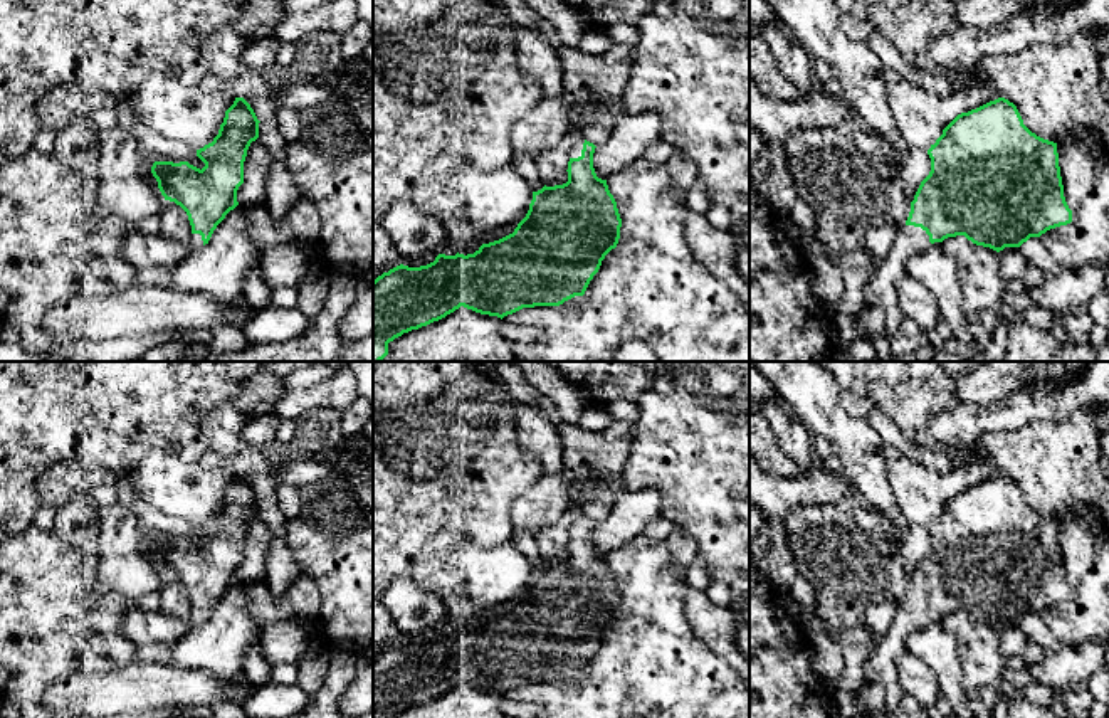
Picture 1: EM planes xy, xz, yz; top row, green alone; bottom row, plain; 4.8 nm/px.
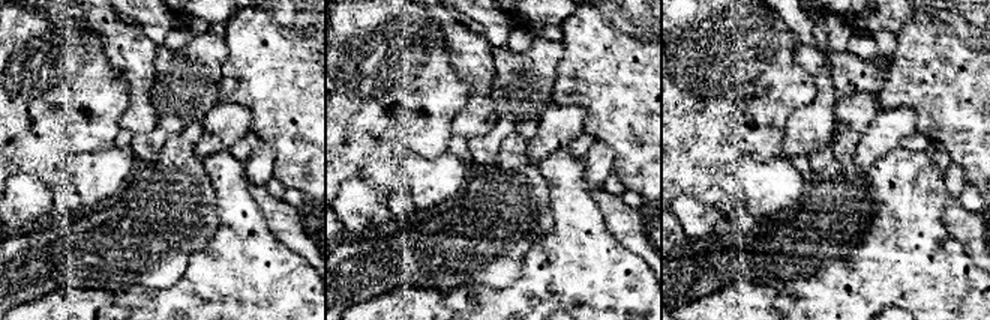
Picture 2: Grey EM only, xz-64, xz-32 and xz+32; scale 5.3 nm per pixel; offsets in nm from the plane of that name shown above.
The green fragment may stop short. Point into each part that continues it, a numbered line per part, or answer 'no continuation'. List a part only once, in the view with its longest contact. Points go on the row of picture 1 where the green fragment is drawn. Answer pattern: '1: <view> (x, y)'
1: yz (879, 290)

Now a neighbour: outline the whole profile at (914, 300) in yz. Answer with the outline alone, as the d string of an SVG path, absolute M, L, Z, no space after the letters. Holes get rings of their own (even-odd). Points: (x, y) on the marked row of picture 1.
M906 272L897 282L896 298L902 314L911 318L921 331L934 336L941 314L931 293Z

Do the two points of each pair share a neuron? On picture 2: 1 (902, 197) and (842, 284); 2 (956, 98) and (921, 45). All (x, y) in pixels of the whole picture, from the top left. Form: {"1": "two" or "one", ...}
{"1": "one", "2": "one"}

